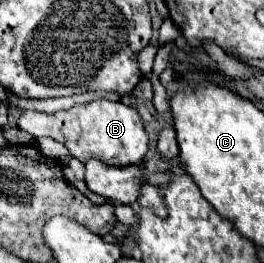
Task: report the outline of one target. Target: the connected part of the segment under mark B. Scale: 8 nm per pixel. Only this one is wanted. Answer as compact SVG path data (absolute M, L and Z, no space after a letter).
M107 98L77 104L69 110L61 110L55 114L25 110L17 126L29 132L33 138L49 136L65 144L69 152L81 162L97 158L109 166L131 166L143 162L143 156L147 152L147 132L143 128L139 112L133 106L127 106L123 102L111 102Z

